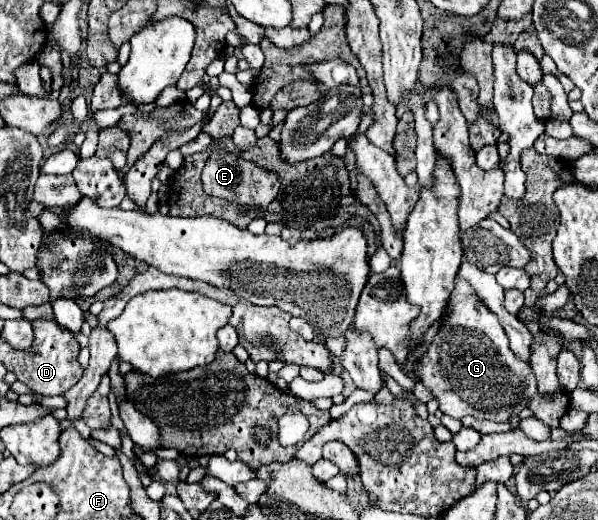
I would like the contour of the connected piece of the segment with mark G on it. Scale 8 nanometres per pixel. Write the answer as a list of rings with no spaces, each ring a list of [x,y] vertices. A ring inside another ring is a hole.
[[[456,281],[448,311],[448,319],[418,363],[418,377],[440,401],[440,411],[454,419],[472,415],[490,421],[508,421],[510,415],[528,407],[552,429],[558,427],[560,417],[570,407],[570,397],[562,389],[540,395],[530,363],[520,361],[512,353],[498,317],[478,301],[474,289],[466,281]]]

